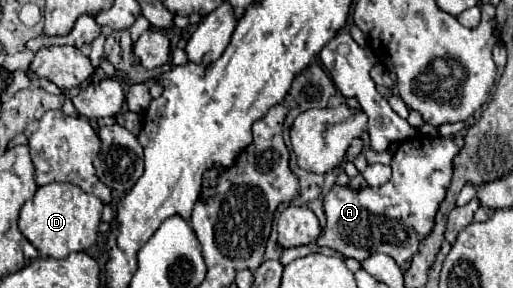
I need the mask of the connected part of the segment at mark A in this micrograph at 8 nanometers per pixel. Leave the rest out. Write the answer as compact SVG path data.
M416 135L404 141L394 153L394 179L380 187L364 187L352 191L350 187L334 185L324 197L326 227L316 245L328 245L346 257L364 261L372 253L390 255L396 265L406 271L418 245L434 229L434 217L438 205L446 197L446 189L452 181L452 161L464 145L462 135L454 137L426 137Z

